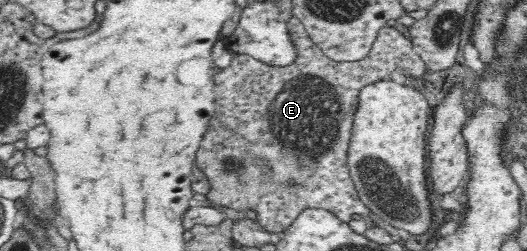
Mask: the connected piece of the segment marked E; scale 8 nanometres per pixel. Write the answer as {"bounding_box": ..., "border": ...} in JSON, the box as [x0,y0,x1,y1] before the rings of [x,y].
{"bounding_box":[195,18,427,233],"border":[[[291,18],[287,25],[290,41],[296,49],[296,60],[292,64],[274,66],[241,54],[235,55],[226,68],[214,72],[217,110],[195,156],[195,165],[211,184],[210,192],[205,194],[209,202],[241,212],[252,208],[256,210],[260,226],[272,233],[282,233],[303,210],[311,208],[330,211],[344,222],[352,220],[352,214],[372,215],[372,210],[358,196],[346,156],[359,92],[376,80],[390,78],[390,72],[423,78],[427,70],[412,41],[395,27],[385,25],[379,29],[370,52],[364,58],[338,62],[324,54],[298,19]]]}

